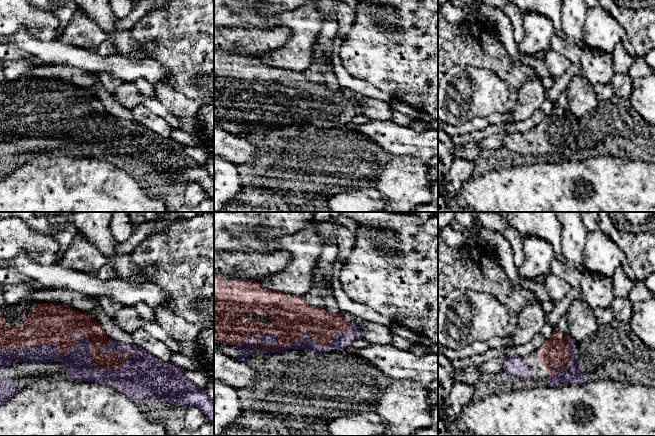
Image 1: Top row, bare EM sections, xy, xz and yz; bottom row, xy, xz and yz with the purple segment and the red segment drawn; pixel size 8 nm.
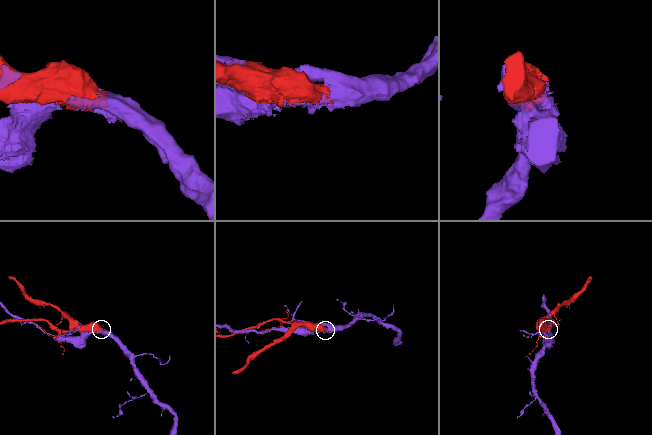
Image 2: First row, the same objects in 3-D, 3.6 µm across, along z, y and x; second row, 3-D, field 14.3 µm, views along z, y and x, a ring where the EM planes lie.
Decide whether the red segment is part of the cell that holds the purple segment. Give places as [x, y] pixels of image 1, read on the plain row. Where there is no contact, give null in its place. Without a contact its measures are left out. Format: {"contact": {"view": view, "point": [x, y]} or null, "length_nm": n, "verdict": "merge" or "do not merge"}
{"contact": {"view": "xy", "point": [76, 116]}, "length_nm": 1050, "verdict": "do not merge"}

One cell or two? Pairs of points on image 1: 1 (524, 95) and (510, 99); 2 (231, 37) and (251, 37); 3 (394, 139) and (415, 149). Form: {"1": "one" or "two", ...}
{"1": "two", "2": "one", "3": "one"}

